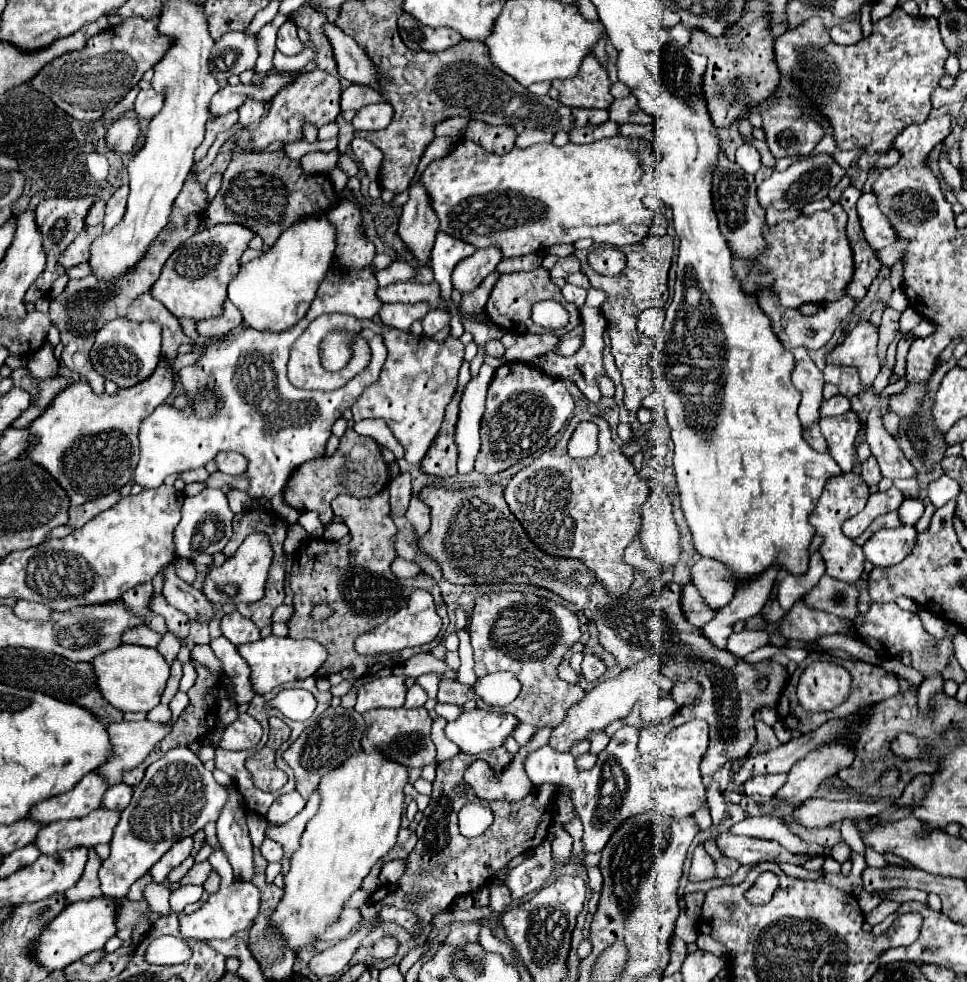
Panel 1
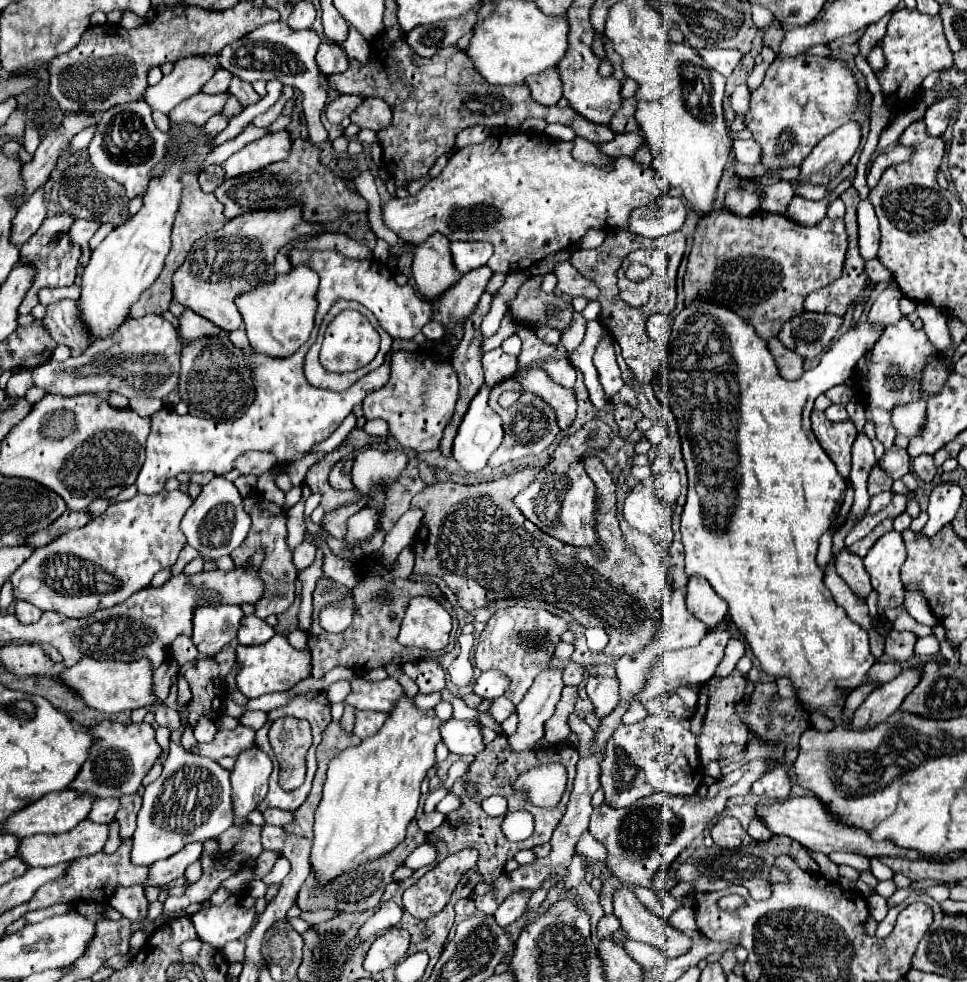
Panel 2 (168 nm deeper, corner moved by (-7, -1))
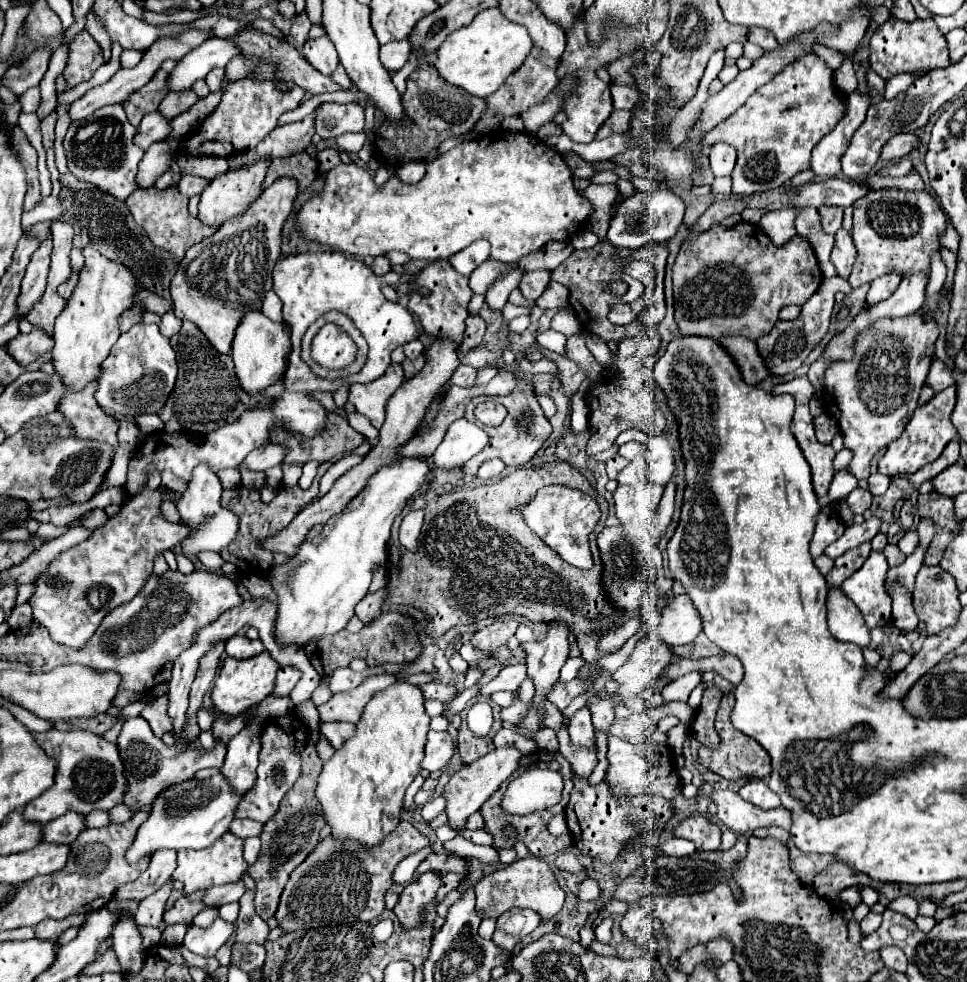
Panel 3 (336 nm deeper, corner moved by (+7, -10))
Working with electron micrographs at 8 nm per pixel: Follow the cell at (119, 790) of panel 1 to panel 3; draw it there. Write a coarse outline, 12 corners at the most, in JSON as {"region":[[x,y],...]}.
{"region":[[70,811],[44,825],[44,841],[68,845],[84,829]]}

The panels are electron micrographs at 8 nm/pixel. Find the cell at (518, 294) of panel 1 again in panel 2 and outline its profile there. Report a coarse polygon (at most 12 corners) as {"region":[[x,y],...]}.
{"region":[[542,276],[522,284],[510,310],[524,326],[548,322],[556,308],[554,328],[572,320],[572,304],[540,288]]}

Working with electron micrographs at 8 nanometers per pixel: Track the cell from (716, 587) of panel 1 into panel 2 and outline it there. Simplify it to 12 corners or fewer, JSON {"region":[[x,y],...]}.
{"region":[[690,578],[686,606],[708,630],[726,618],[726,602],[704,578]]}

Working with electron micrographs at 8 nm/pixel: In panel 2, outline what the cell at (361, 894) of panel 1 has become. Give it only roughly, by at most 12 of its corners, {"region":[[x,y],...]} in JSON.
{"region":[[334,910],[302,912],[300,918],[308,924],[320,924],[336,916]]}

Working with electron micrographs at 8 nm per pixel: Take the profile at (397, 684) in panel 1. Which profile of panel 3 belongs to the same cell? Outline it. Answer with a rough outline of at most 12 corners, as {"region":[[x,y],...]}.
{"region":[[394,675],[368,677],[356,689],[318,707],[322,721],[358,723],[364,707],[394,683]]}

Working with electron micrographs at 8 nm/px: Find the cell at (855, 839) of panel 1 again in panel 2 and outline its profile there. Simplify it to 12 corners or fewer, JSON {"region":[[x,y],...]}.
{"region":[[872,857],[871,873],[878,881],[892,880],[894,872]]}

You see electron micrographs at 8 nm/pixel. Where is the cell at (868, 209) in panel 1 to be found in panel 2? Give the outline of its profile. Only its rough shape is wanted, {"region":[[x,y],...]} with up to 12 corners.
{"region":[[868,200],[858,206],[858,246],[864,260],[878,252],[878,218]]}

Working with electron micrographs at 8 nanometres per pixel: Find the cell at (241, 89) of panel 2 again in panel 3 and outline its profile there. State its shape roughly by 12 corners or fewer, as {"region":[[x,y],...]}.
{"region":[[212,69],[206,75],[210,91],[222,89],[224,69]]}

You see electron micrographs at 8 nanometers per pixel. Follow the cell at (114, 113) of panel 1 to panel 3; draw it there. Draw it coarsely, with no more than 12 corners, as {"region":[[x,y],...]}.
{"region":[[42,197],[32,211],[24,211],[22,229],[40,221],[56,221],[70,209],[58,197]]}

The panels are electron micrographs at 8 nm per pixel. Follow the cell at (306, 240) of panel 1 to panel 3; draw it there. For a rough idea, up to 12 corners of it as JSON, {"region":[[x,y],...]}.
{"region":[[262,311],[236,327],[240,387],[256,395],[288,367],[288,327]]}

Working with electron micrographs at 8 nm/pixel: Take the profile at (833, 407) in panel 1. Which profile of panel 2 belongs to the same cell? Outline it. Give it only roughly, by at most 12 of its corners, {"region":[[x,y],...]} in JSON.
{"region":[[832,404],[826,410],[830,422],[848,418],[842,404]]}

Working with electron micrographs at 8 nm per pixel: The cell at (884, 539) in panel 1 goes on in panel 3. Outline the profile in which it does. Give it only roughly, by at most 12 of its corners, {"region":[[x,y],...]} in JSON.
{"region":[[872,551],[842,583],[868,629],[892,621],[884,591],[888,563]]}

